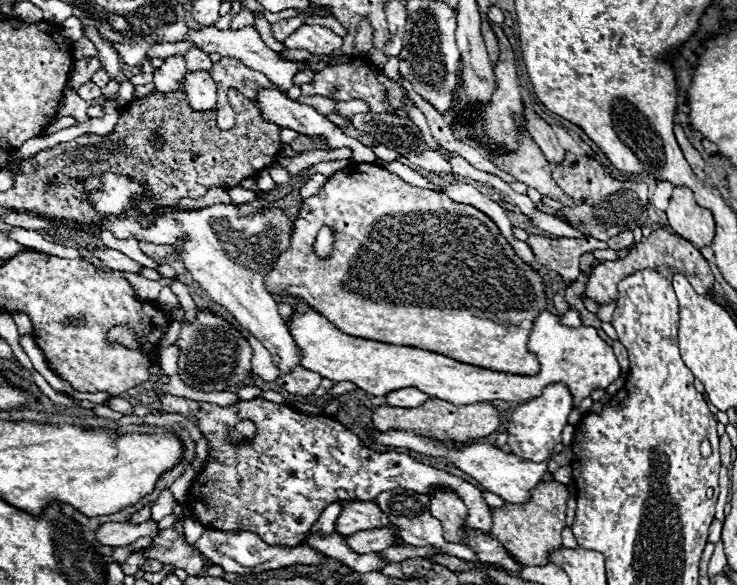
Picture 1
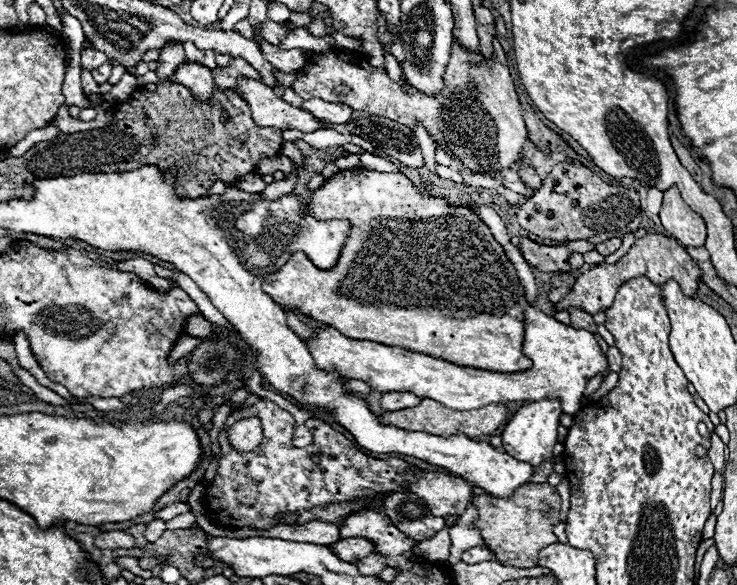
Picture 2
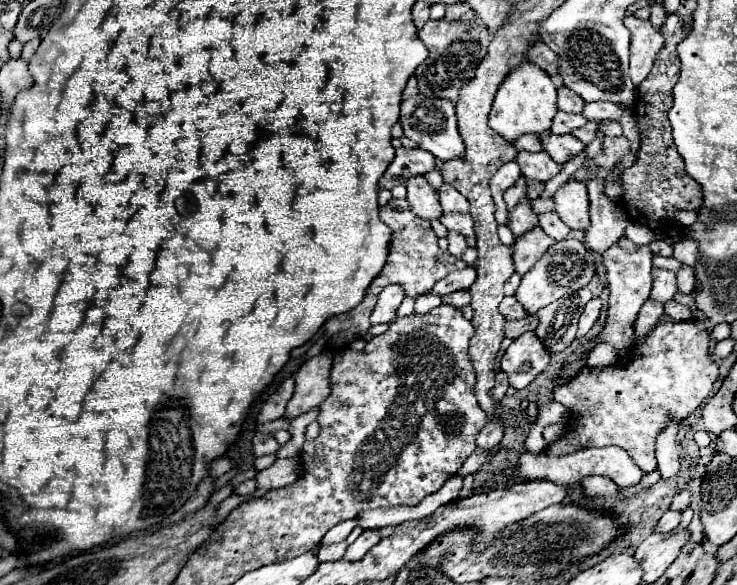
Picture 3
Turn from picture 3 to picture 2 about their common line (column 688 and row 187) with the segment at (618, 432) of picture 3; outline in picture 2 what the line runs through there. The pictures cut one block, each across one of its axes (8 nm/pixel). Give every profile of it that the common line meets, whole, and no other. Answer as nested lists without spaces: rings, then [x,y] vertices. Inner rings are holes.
[[[354,168],[354,170],[342,170],[338,174],[334,174],[332,178],[326,180],[326,184],[322,184],[310,198],[308,204],[310,212],[314,218],[318,220],[350,220],[352,228],[350,228],[350,236],[348,242],[340,254],[340,260],[336,264],[336,268],[332,270],[318,270],[304,252],[294,252],[288,262],[274,274],[270,274],[264,282],[262,282],[262,290],[282,308],[288,310],[296,310],[316,322],[322,322],[326,326],[336,328],[340,334],[354,338],[354,340],[370,340],[370,342],[378,342],[378,344],[386,344],[386,346],[398,346],[398,348],[406,348],[406,350],[414,350],[420,354],[430,354],[434,358],[442,358],[446,362],[458,364],[458,366],[468,366],[468,368],[478,368],[478,370],[490,370],[490,372],[520,372],[520,370],[528,370],[532,366],[532,362],[522,354],[522,342],[524,342],[524,310],[526,310],[526,296],[524,296],[524,288],[518,282],[516,270],[512,266],[512,262],[508,260],[506,252],[502,250],[502,246],[494,240],[492,232],[488,230],[488,226],[468,208],[462,206],[448,206],[444,200],[438,198],[428,198],[422,192],[418,192],[418,188],[400,172],[370,172],[370,170],[362,170],[362,168]]]

